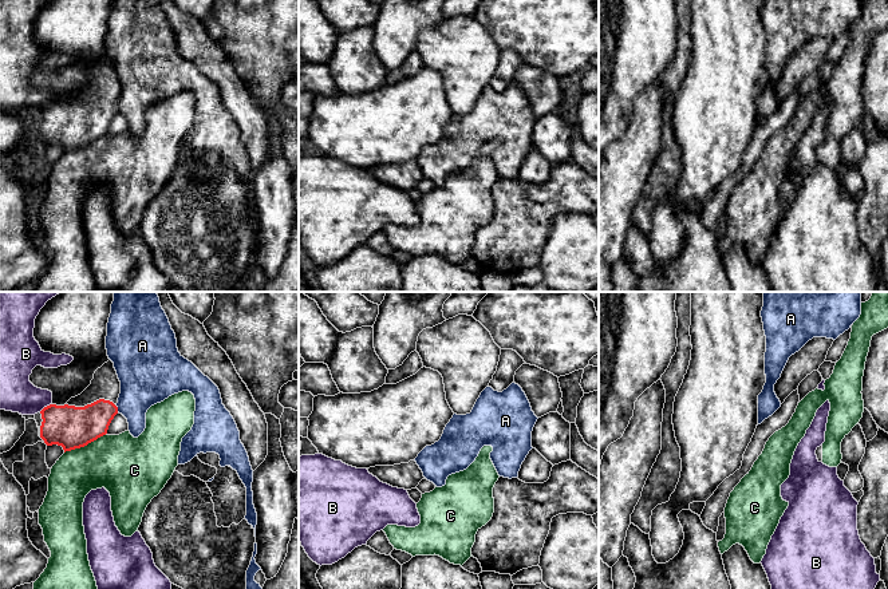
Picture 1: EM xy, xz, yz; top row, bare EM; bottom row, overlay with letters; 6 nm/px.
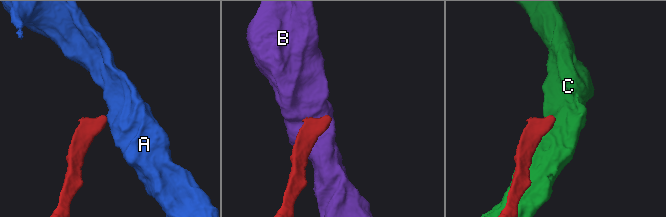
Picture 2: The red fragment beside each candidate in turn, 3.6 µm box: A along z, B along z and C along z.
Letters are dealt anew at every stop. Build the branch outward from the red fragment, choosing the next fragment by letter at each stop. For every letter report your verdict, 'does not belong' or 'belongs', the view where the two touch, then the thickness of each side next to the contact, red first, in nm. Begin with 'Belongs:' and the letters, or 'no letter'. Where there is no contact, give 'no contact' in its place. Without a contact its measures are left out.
Belongs: no letter
A: does not belong; meets red in xy; 240 nm thick on the red side, 320 nm on the other
B: does not belong; meets red in xy; 260 nm thick on the red side, 220 nm on the other
C: does not belong; meets red in xy; 260 nm thick on the red side, 360 nm on the other

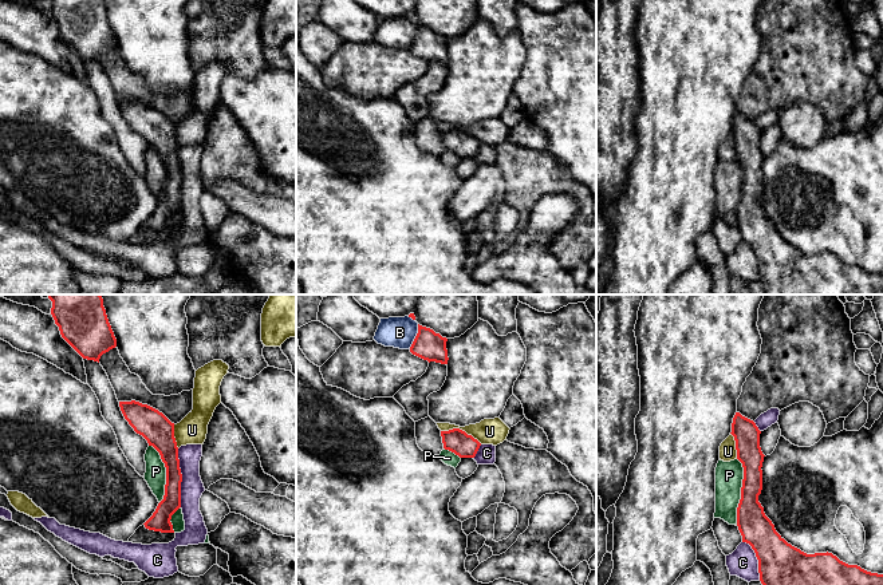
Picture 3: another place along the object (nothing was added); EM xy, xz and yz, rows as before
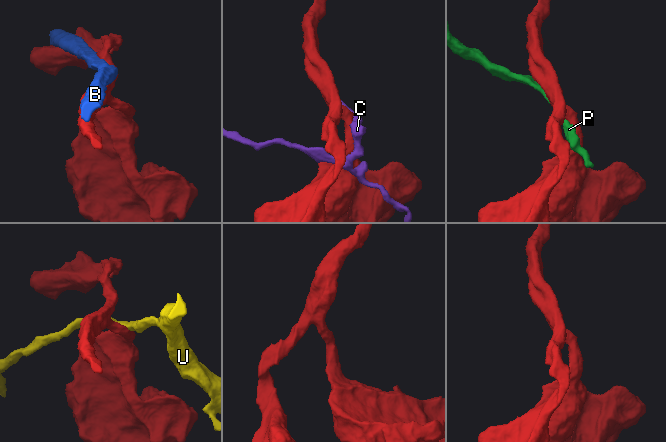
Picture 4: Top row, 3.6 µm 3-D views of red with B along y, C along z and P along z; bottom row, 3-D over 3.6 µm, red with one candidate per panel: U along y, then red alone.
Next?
Belongs: no letter
B: does not belong; meets red in xz; 180 nm thick on the red side, 190 nm on the other
C: does not belong; meets red in xy; 140 nm thick on the red side, 140 nm on the other
P: does not belong; meets red in yz; 190 nm thick on the red side, 170 nm on the other
U: does not belong; meets red in xz; 140 nm thick on the red side, 160 nm on the other

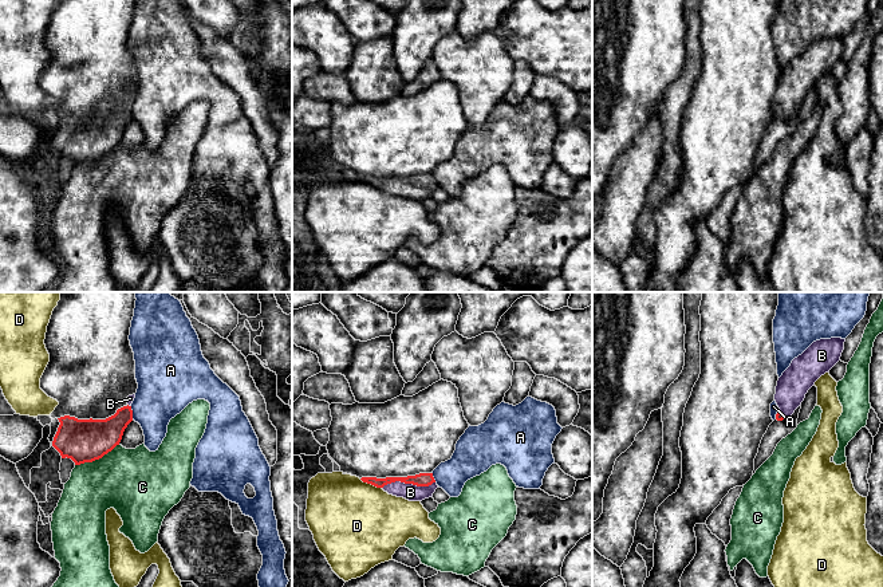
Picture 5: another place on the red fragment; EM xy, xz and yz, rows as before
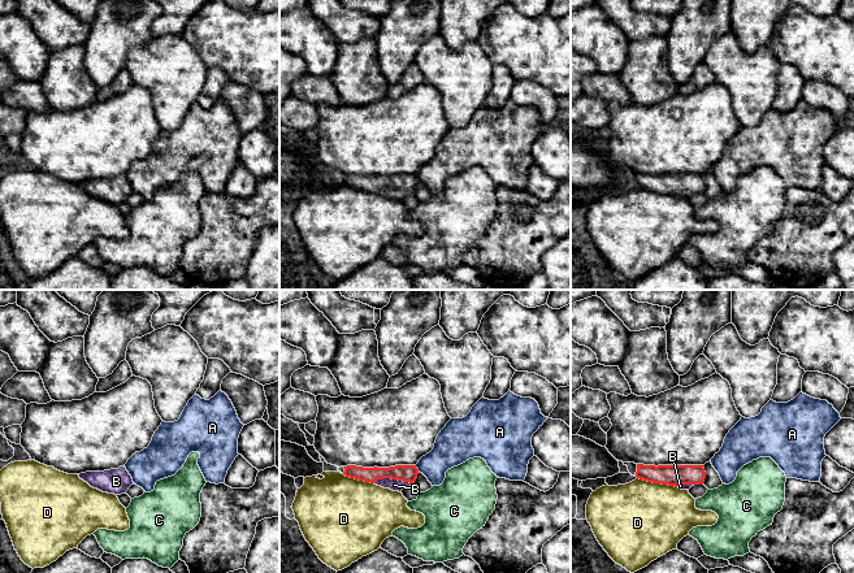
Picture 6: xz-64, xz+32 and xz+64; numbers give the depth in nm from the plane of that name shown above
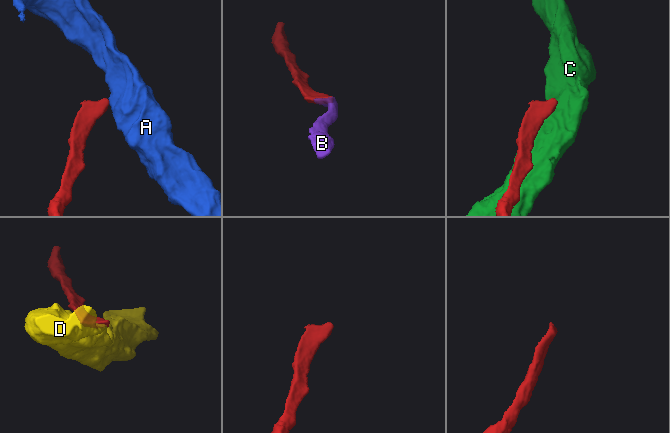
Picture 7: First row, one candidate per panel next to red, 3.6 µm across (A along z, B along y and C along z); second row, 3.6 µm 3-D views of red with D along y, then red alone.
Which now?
Belongs: B
A: does not belong; meets red in xy; 220 nm thick on the red side, 320 nm on the other
B: belongs; meets red in xz; 80 nm thick on the red side, 100 nm on the other
C: does not belong; meets red in xy; 260 nm thick on the red side, 400 nm on the other
D: does not belong; meets red in xz; 60 nm thick on the red side, 480 nm on the other

